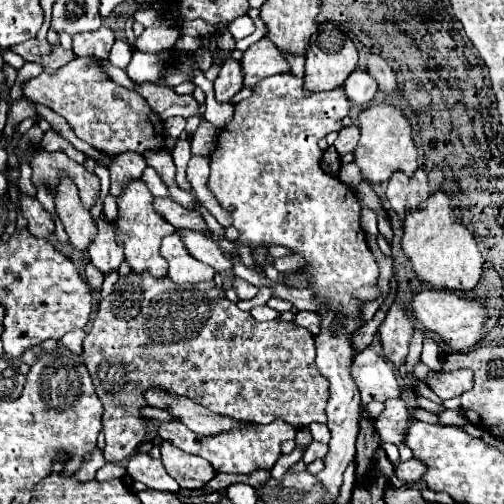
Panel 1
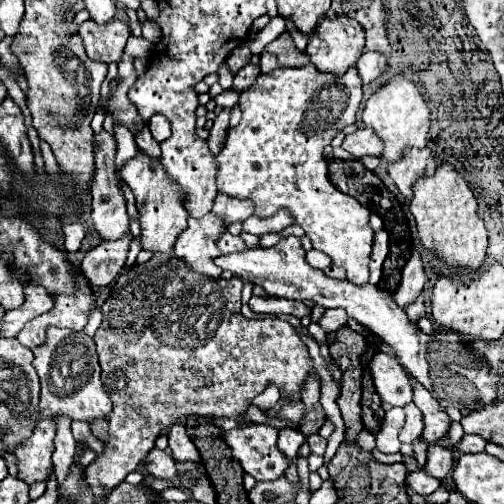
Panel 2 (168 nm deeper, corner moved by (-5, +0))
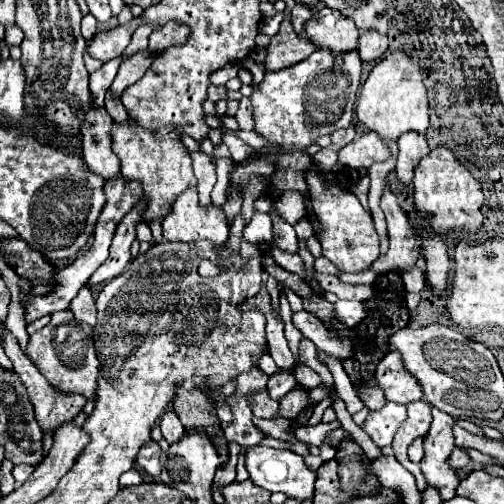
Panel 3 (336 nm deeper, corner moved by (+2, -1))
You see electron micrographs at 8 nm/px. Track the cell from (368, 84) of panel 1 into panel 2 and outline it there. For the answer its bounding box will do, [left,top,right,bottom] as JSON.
[357,52,387,84]

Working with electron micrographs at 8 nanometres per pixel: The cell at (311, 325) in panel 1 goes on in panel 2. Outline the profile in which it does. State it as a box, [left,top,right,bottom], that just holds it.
[319,308,349,332]

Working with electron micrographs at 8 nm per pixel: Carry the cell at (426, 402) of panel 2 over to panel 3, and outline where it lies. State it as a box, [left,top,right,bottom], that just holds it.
[420,407,460,499]

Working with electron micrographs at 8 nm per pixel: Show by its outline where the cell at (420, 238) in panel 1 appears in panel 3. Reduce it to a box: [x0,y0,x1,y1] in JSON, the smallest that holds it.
[414,147,482,235]

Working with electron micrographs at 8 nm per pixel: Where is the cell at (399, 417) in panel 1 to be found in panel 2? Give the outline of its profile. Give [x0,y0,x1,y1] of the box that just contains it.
[399,402,423,444]

